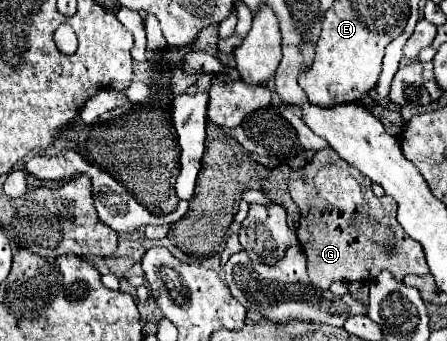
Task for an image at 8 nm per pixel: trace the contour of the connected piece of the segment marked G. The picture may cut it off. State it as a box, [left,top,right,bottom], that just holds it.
[289,148,429,290]

